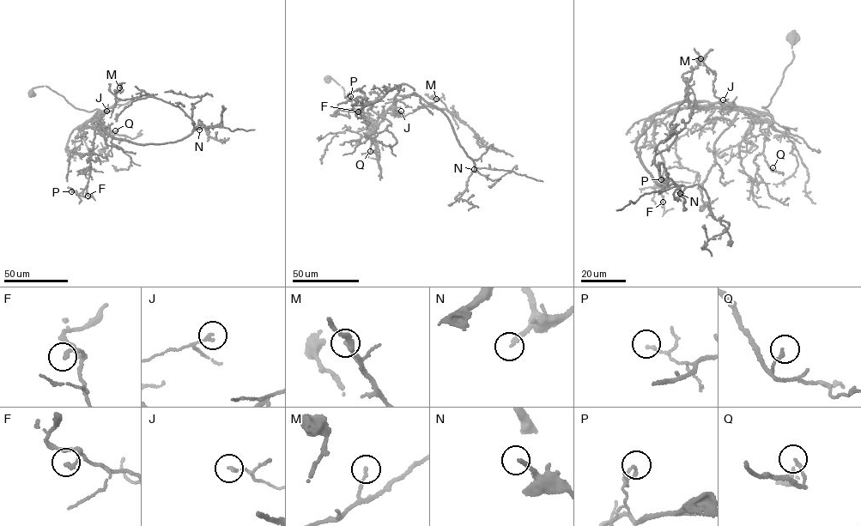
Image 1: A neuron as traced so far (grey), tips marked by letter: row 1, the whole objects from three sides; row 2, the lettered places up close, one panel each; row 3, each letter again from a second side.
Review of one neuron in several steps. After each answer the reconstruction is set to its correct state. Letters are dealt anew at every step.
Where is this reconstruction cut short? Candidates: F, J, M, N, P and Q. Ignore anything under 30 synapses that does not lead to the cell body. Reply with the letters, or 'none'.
N

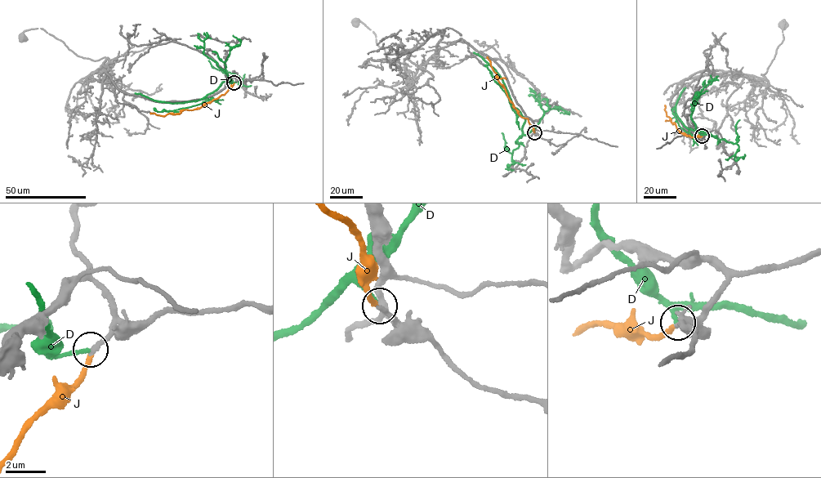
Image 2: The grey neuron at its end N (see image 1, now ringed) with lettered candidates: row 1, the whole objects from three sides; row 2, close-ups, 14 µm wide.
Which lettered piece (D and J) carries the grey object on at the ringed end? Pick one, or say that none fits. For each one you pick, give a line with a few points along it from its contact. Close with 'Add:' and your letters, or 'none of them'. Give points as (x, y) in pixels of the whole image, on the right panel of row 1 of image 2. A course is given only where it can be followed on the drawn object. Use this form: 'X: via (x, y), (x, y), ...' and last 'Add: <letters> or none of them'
J: via (702, 136), (692, 137), (680, 132), (667, 116), (664, 105)
Add: J

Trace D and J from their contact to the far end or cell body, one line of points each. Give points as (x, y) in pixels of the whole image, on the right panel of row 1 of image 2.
D: (702, 136), (711, 136), (688, 128), (678, 118), (675, 105), (685, 87)
J: (702, 136), (692, 137), (680, 132), (667, 116), (664, 105)

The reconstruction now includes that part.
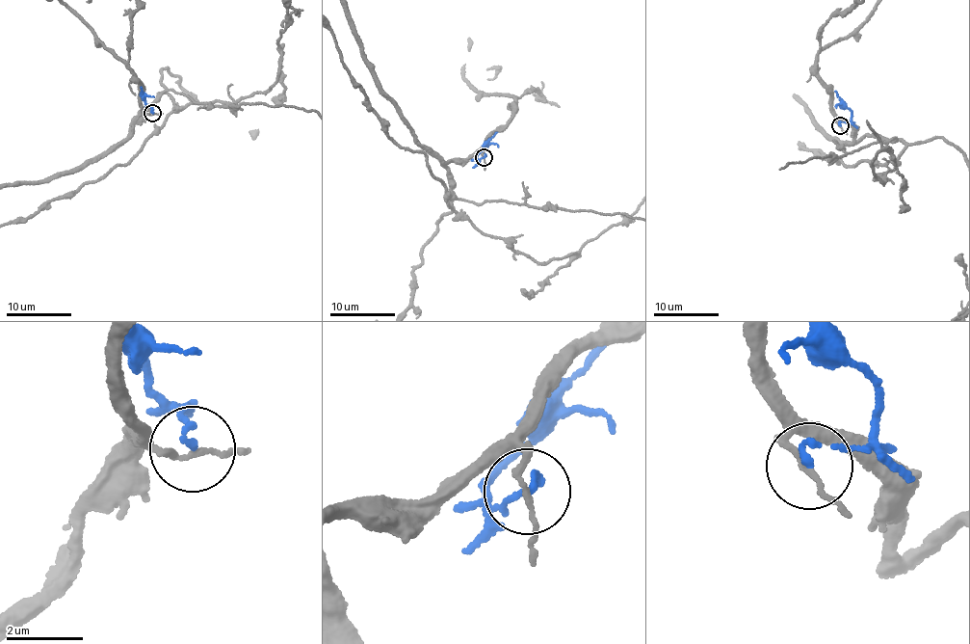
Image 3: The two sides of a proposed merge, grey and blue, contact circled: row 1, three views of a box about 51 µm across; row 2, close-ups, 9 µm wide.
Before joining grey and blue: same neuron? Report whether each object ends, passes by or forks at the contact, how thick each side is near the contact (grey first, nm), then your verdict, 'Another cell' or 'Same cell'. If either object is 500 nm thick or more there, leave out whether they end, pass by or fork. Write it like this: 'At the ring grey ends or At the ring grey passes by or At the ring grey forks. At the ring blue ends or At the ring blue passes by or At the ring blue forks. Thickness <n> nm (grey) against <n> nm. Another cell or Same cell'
At the ring grey passes by. At the ring blue ends. Thickness 130 nm (grey) against 150 nm. Another cell

